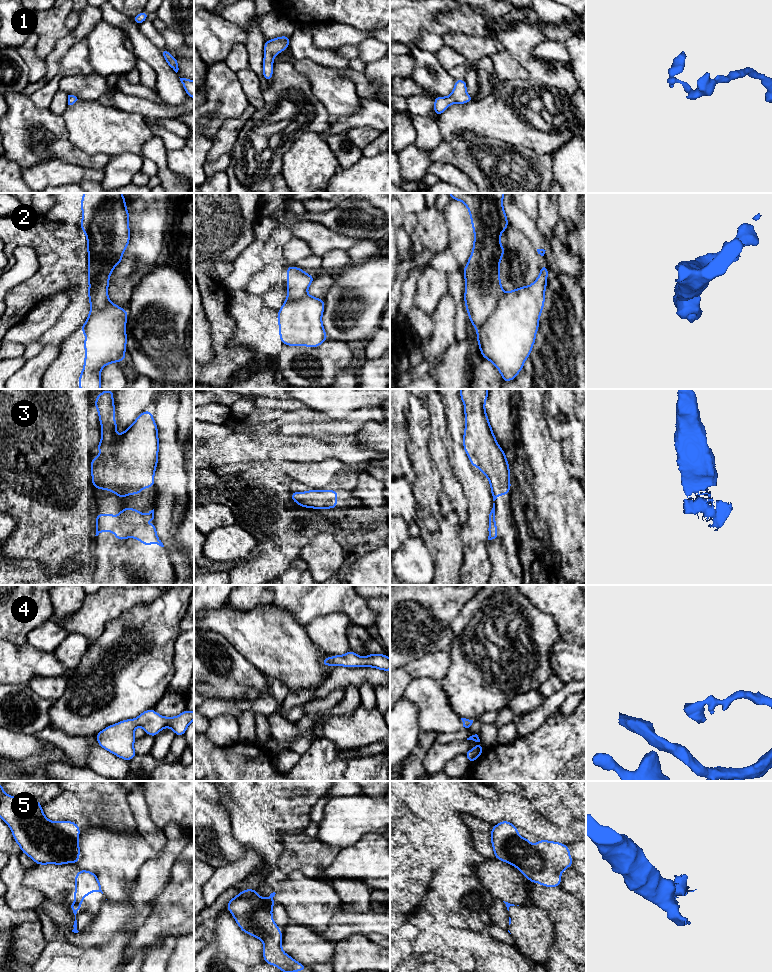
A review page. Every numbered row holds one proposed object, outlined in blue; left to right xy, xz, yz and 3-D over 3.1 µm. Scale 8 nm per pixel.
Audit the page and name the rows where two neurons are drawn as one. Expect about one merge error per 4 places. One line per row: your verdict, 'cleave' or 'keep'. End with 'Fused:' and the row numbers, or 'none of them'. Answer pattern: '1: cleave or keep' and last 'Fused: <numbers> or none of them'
1: keep
2: cleave
3: keep
4: keep
5: keep
Fused: 2

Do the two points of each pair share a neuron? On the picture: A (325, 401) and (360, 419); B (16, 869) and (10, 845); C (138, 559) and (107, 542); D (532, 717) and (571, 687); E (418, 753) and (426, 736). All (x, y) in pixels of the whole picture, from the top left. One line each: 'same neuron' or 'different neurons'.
A: different neurons
B: different neurons
C: same neuron
D: same neuron
E: same neuron

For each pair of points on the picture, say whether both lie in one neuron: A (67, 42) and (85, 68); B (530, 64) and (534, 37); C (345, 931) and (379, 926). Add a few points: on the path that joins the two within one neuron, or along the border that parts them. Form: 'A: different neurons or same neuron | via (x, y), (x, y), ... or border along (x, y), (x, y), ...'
A: different neurons | border along (82, 40), (66, 52), (59, 67)
B: same neuron | via (527, 57), (527, 44)
C: same neuron | via (353, 928), (371, 926)

